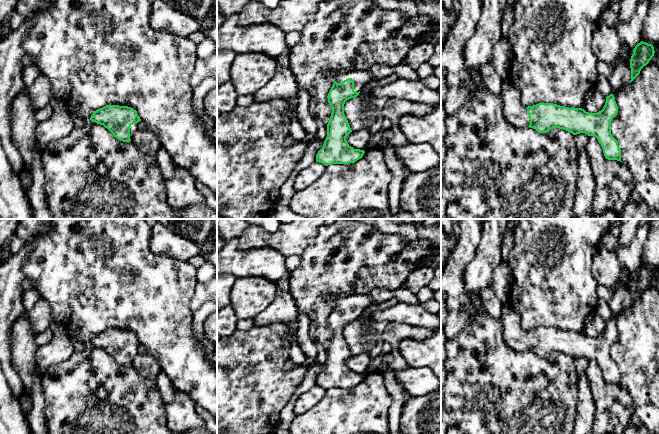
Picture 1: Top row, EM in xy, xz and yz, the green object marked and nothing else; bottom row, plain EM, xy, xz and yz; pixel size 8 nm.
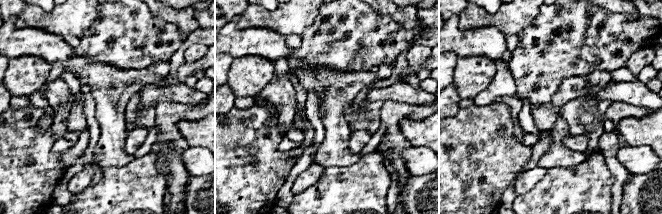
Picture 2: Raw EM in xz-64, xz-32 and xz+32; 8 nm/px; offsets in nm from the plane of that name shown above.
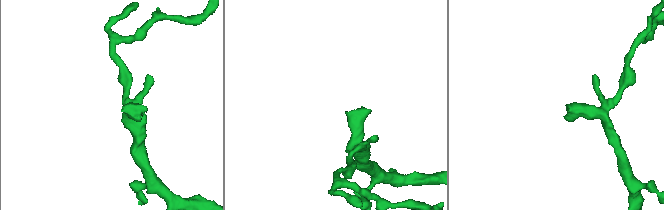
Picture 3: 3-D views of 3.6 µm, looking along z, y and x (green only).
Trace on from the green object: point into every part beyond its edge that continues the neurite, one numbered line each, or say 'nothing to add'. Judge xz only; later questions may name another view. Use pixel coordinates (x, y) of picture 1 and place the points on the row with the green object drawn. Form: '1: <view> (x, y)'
1: xz (361, 78)

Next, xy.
1: xy (134, 128)

